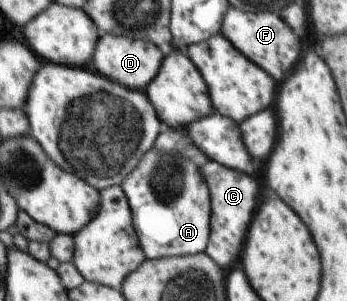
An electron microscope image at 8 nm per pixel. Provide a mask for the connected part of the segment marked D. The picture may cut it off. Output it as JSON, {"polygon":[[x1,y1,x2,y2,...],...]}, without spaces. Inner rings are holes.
{"polygon":[[103,34,103,37,99,37,99,41,95,45,95,53,93,53,89,67,103,77,107,77,107,79,120,83,129,89,144,91,144,89,147,89,147,85,157,77,163,61,165,61,165,53,151,41]]}

